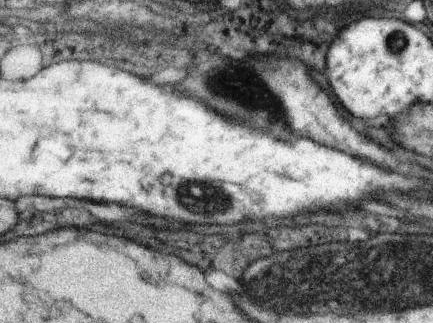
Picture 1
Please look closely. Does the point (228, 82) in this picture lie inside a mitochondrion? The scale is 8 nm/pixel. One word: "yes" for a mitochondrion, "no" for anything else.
yes

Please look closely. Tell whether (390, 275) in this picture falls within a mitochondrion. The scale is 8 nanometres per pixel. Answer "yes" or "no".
yes

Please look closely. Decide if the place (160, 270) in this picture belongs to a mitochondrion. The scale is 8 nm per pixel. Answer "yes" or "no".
no

